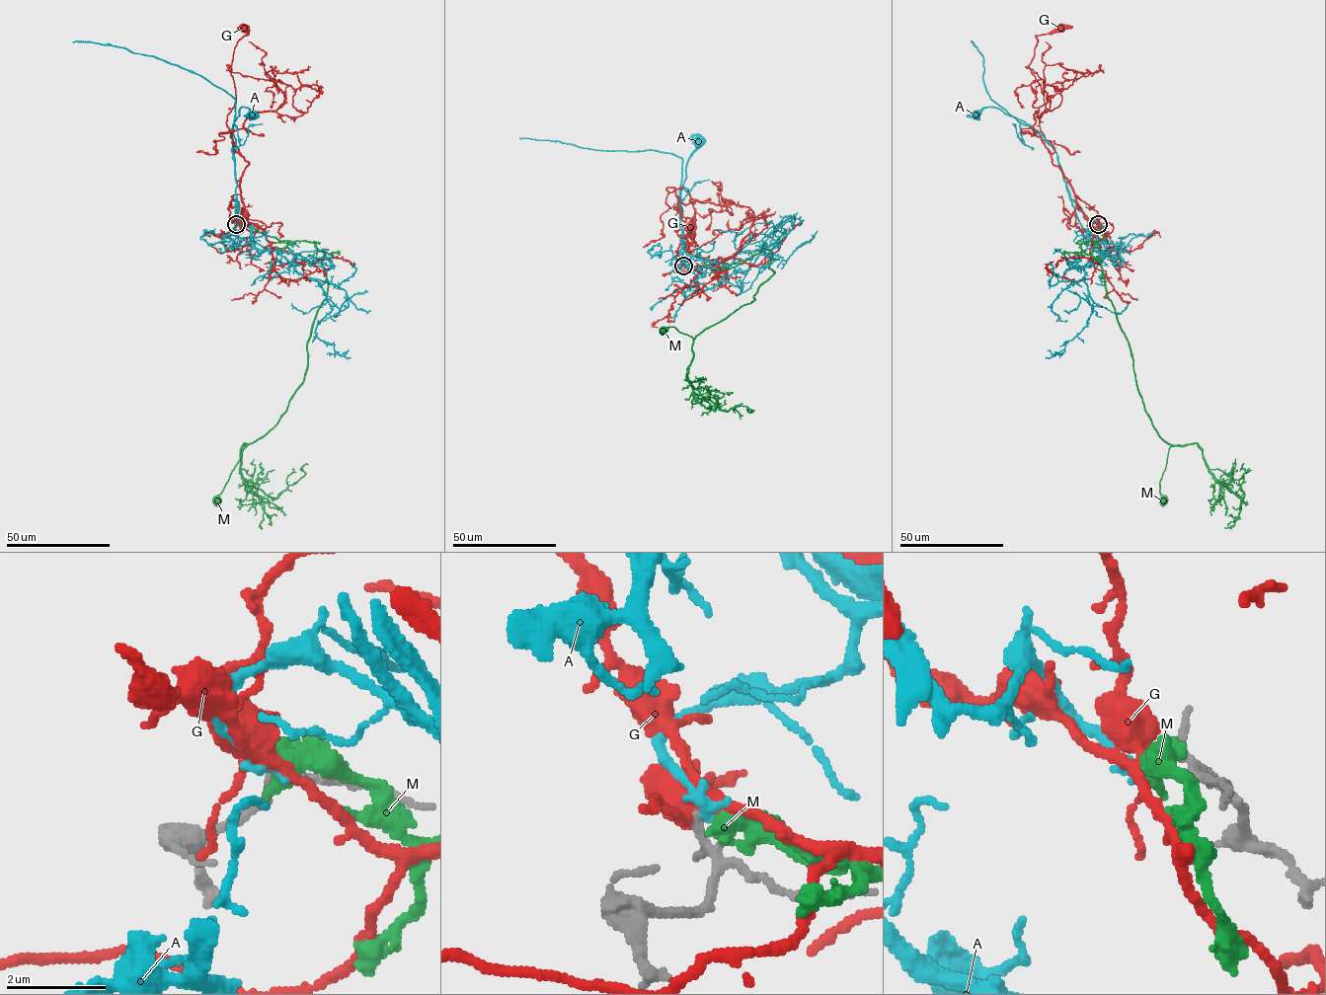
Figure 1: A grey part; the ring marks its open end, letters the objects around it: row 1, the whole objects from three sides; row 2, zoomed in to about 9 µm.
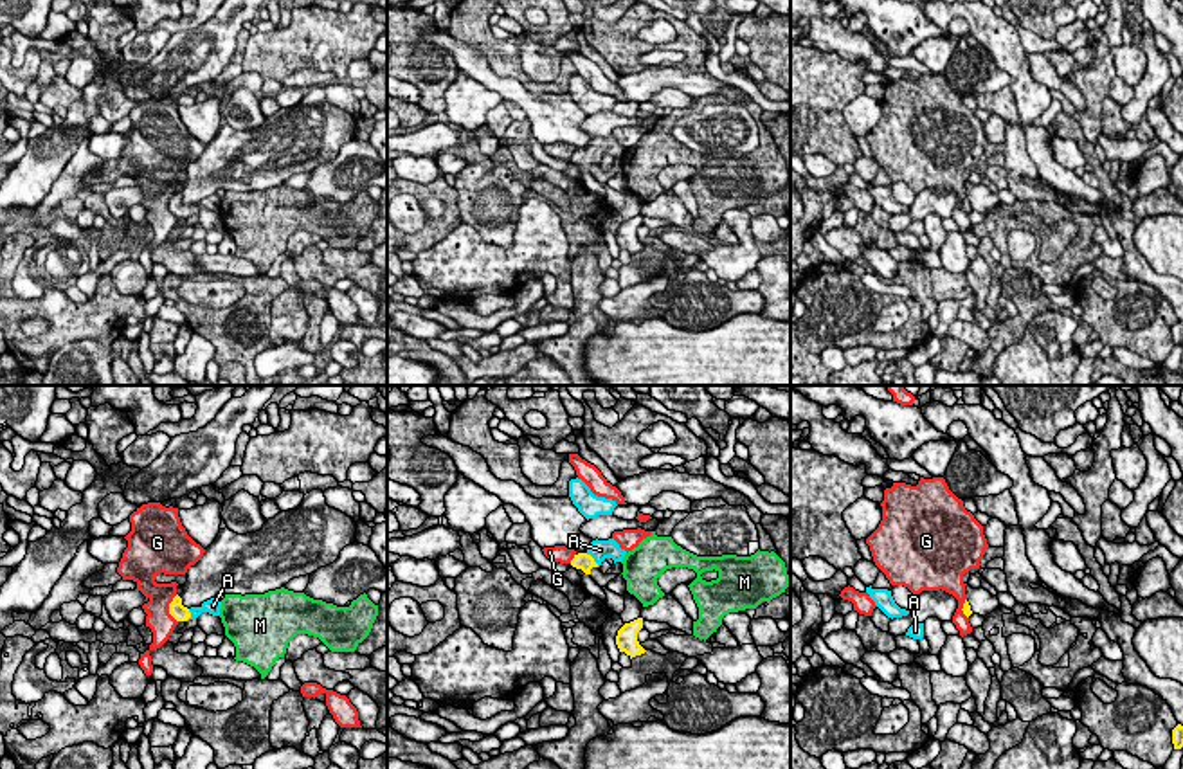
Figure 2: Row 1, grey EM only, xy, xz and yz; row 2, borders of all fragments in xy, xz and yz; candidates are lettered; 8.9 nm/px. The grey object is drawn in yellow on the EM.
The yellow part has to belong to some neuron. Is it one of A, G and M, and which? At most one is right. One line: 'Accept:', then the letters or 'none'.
Accept: A

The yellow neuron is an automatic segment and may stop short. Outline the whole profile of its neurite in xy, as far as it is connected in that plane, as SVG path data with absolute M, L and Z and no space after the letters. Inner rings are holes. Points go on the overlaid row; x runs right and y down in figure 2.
M176 594L173 598L173 602L169 603L169 614L176 621L196 620L202 612L220 616L220 609L221 609L221 602L218 598L211 598L211 600L203 602L200 607L187 609L187 607L182 605L182 598Z

